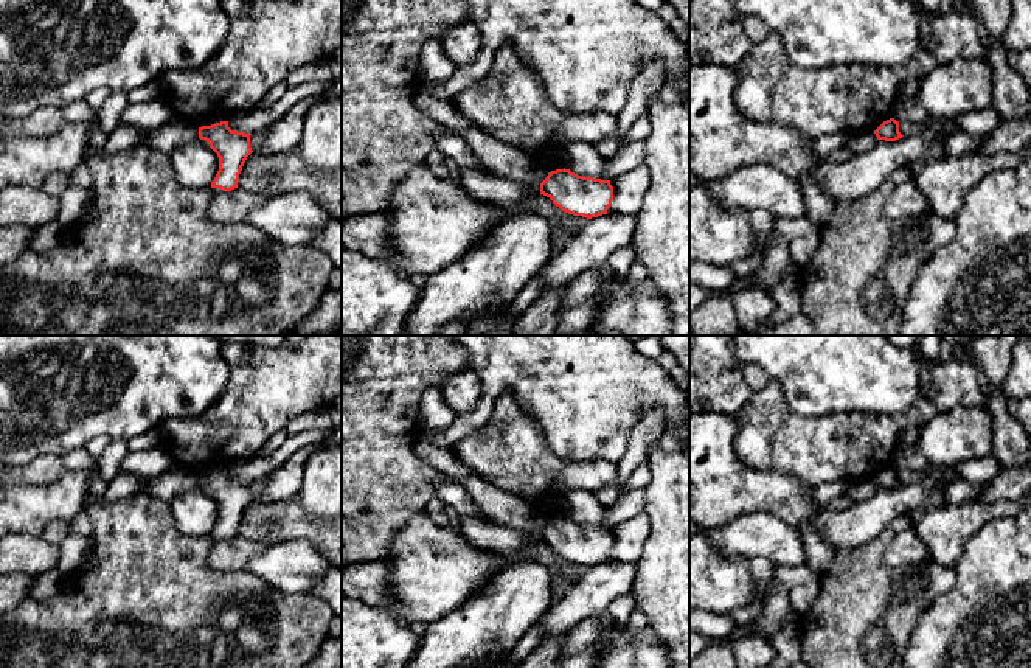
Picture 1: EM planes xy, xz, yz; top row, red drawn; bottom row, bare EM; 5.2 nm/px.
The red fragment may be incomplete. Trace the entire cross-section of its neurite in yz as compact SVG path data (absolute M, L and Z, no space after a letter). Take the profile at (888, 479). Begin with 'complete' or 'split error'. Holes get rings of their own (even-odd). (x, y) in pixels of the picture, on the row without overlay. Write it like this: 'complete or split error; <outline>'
complete; M890 466L883 469L876 478L874 478L877 488L885 488L885 489L896 489L902 486L904 483L899 480L899 469L894 466Z

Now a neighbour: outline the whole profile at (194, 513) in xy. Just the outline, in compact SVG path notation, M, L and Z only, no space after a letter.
M200 486L182 492L169 506L175 527L191 538L210 534L219 519L217 502Z

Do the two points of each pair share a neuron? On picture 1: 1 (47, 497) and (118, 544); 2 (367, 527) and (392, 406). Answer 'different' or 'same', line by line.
1: different
2: same

